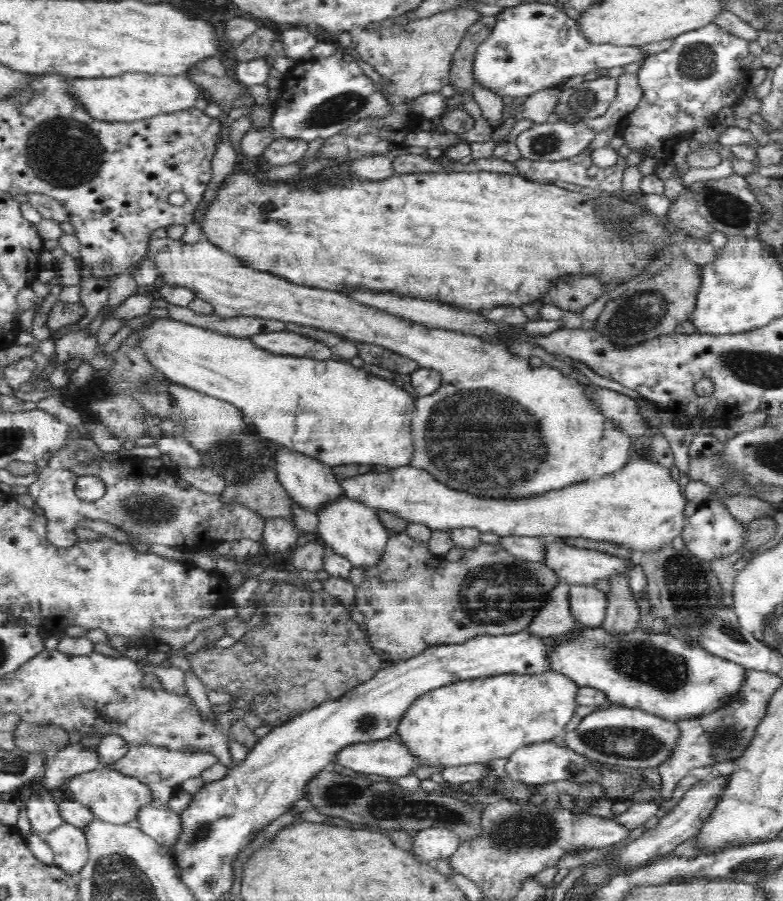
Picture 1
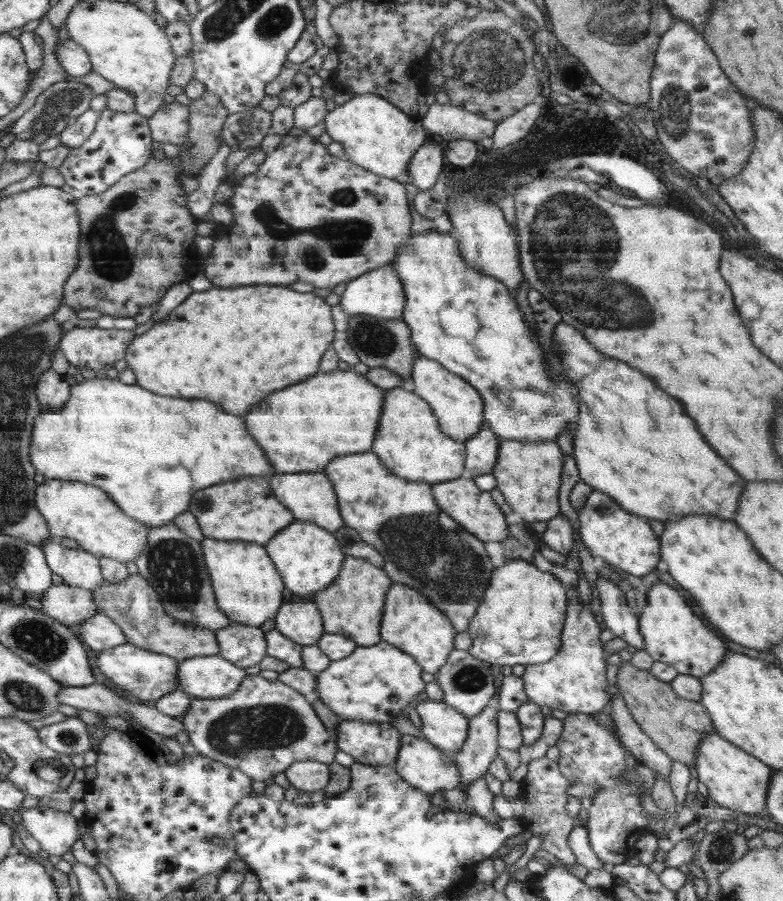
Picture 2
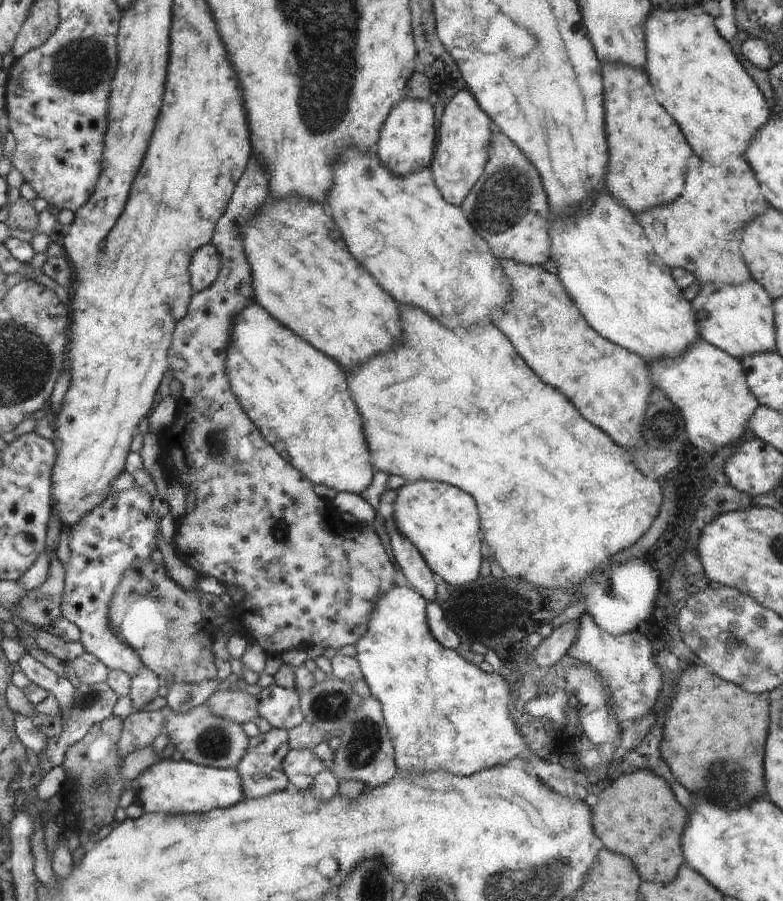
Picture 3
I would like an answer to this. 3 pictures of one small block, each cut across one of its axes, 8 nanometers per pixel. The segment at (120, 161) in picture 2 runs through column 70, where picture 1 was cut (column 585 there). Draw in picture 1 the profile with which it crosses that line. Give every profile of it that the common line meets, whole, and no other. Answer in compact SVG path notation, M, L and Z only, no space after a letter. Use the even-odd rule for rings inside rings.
M588 152L558 162L531 161L520 158L516 164L520 174L529 181L560 180L601 191L620 191L622 167L602 169L594 166Z

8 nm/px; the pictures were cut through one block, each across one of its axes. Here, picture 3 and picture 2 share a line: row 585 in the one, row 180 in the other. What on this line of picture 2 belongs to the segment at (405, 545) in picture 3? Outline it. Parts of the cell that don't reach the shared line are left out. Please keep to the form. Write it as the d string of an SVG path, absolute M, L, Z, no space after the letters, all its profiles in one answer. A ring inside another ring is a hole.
M430 140L415 152L414 158L408 163L410 184L418 190L428 190L437 182L437 174L445 169L448 169L448 165L442 147Z

